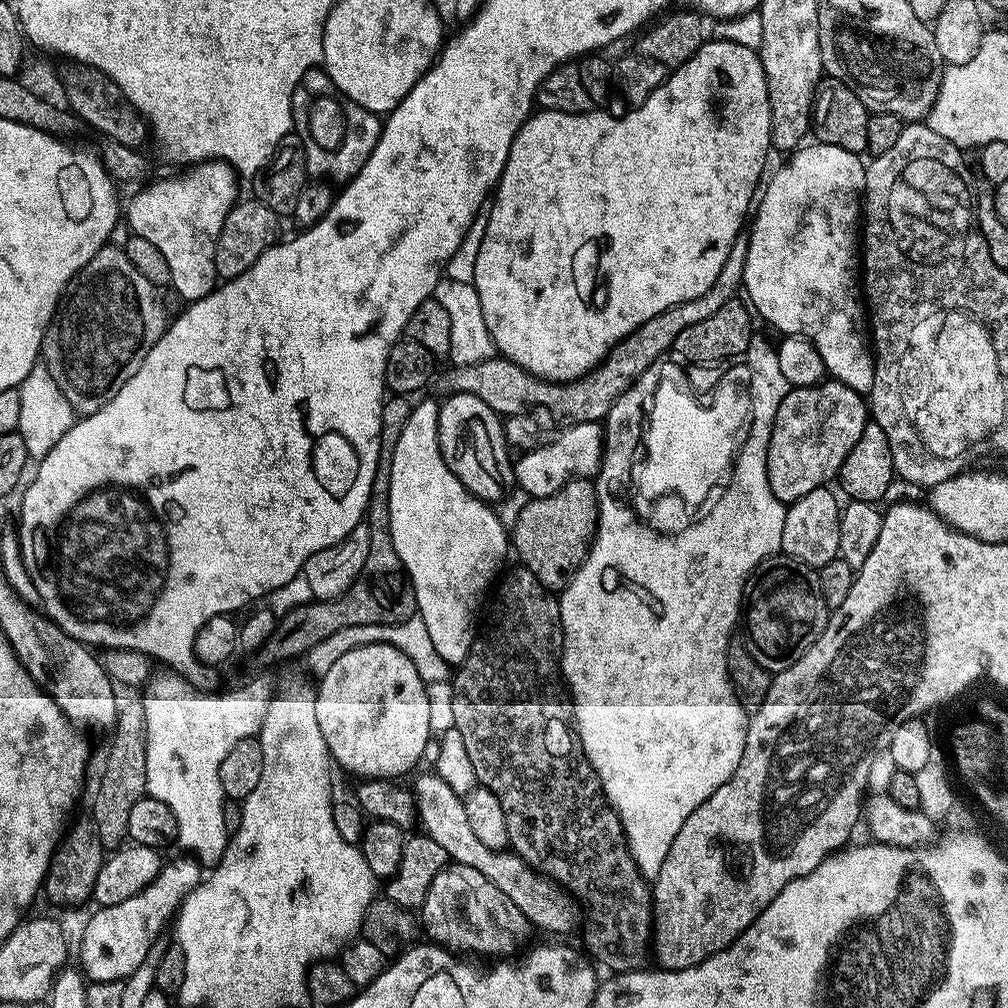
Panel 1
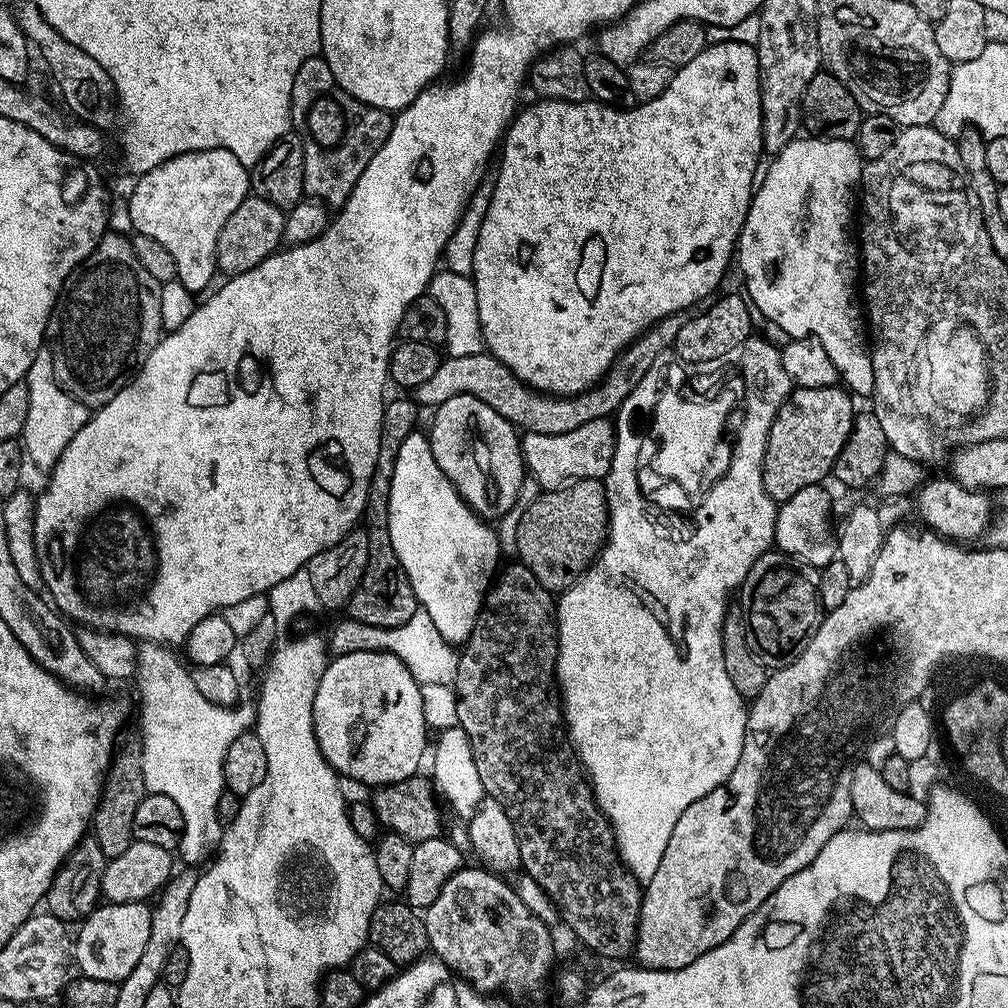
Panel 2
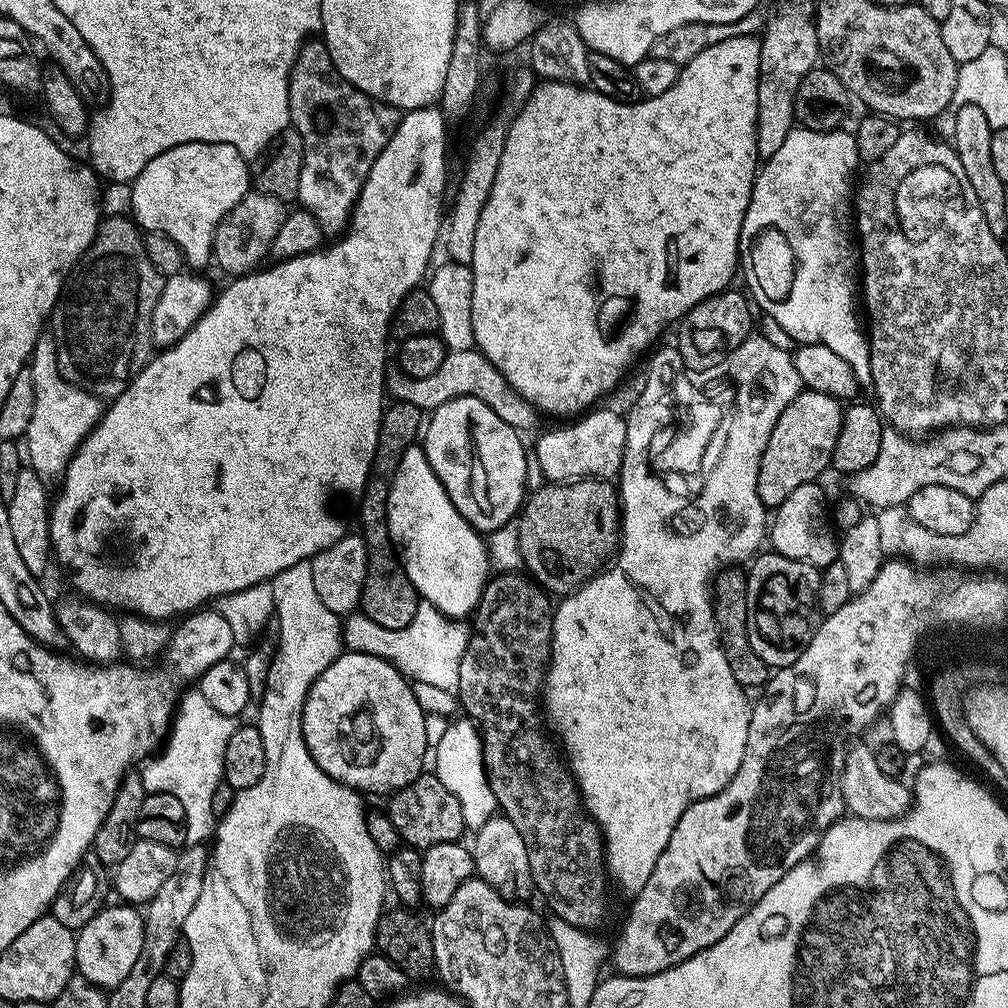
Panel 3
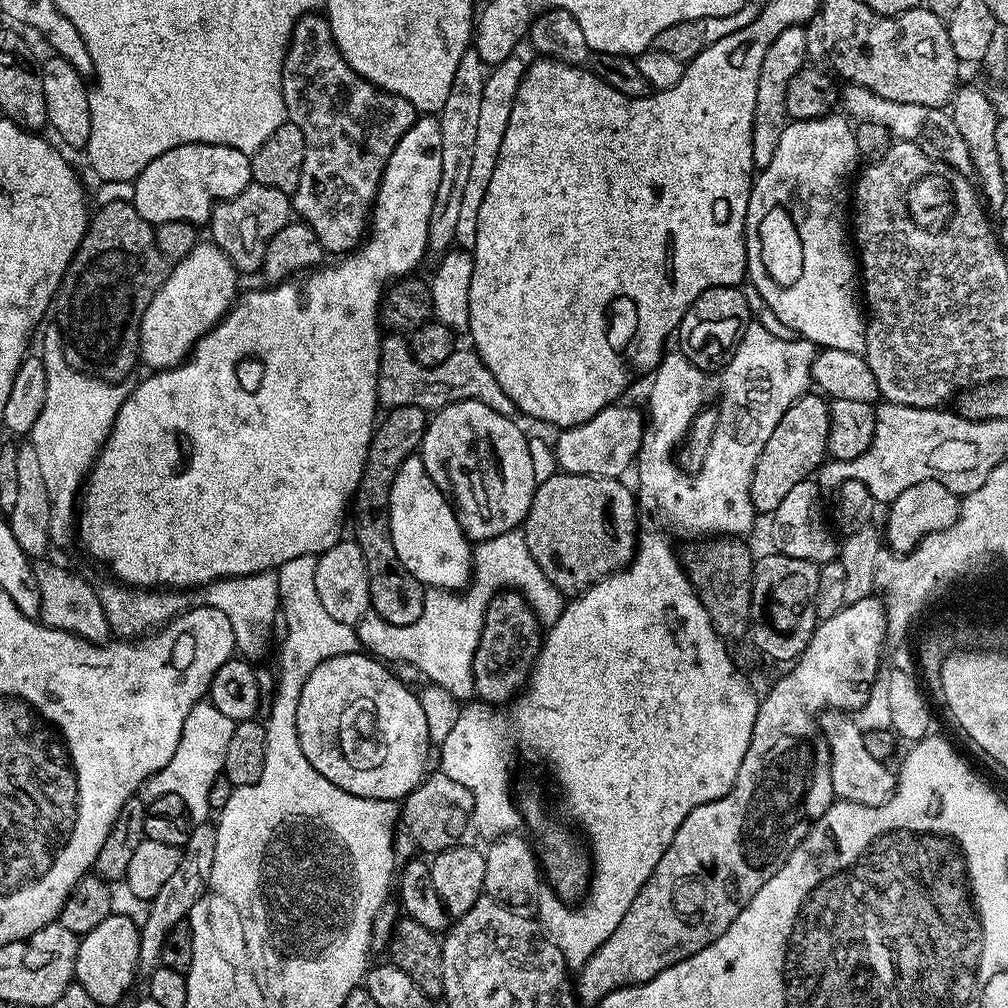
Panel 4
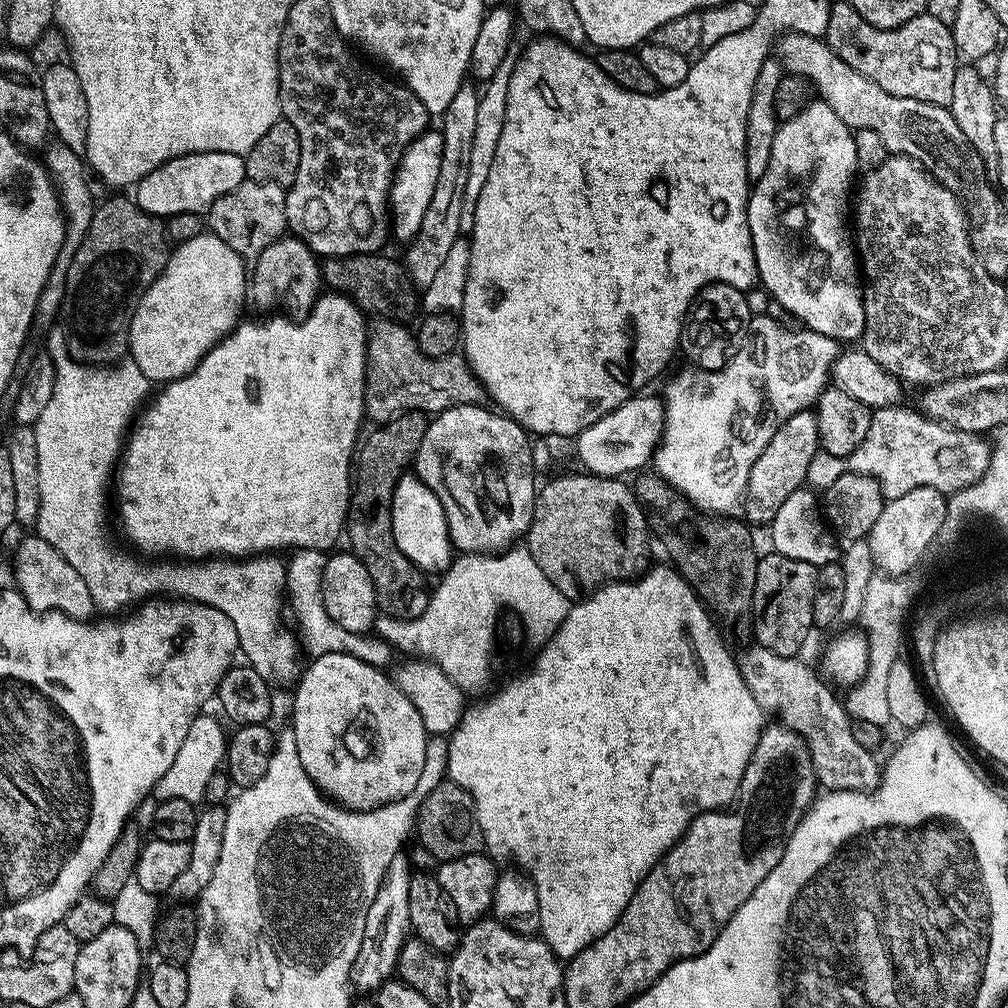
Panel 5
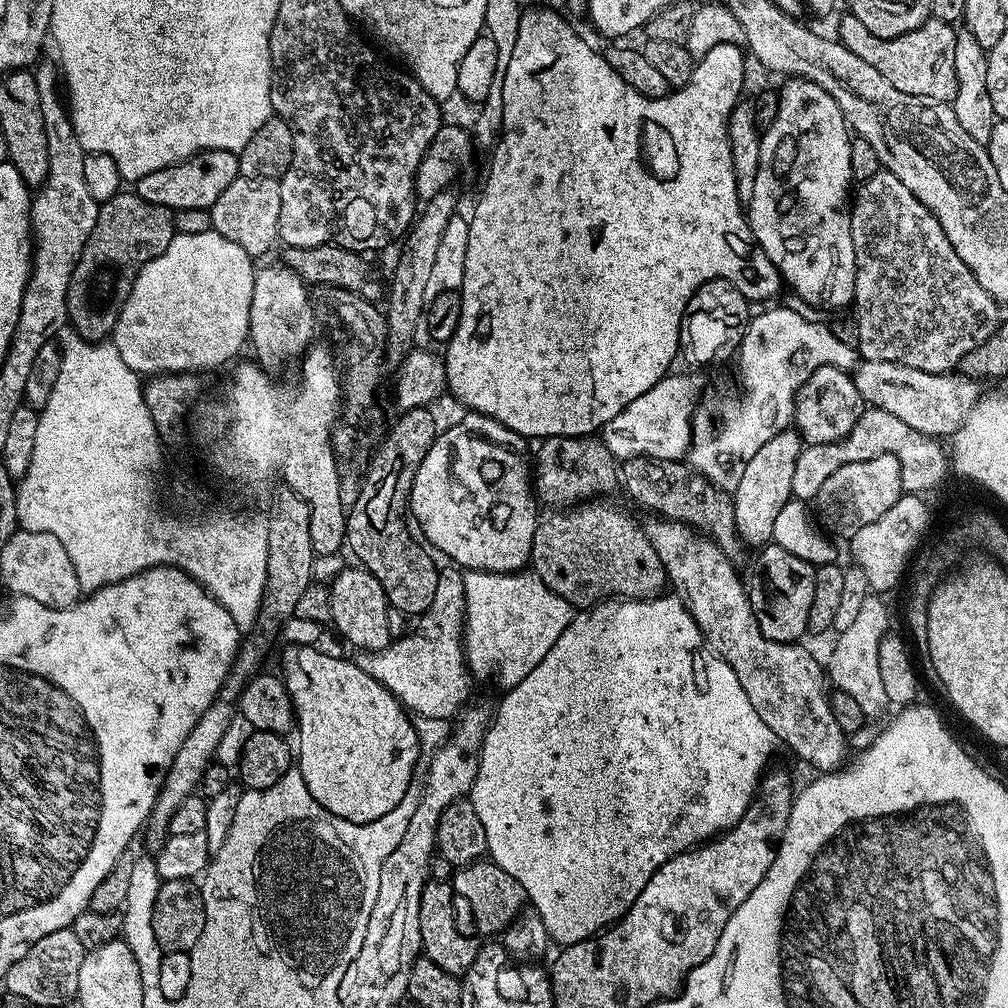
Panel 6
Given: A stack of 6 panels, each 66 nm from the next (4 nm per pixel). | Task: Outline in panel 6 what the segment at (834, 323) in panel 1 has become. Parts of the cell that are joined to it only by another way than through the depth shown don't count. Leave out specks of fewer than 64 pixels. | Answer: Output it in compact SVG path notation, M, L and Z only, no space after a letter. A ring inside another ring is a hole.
M792 78L787 81L785 88L779 89L780 101L778 102L777 116L774 122L763 129L760 138L760 157L758 158L758 178L754 178L754 194L751 204L747 205L746 215L750 225L750 234L756 242L762 246L766 258L774 262L774 266L780 272L780 279L785 285L788 284L796 291L800 300L805 300L812 308L844 308L853 303L856 298L856 259L854 258L854 242L850 222L850 188L853 183L852 171L850 170L850 129L844 122L842 110L838 110L838 102L826 94L820 86L809 80Z

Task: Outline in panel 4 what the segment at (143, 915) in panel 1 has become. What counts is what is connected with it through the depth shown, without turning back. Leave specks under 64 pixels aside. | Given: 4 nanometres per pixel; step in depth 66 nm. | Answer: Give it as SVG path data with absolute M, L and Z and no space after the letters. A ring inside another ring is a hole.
M111 914L95 926L94 930L79 937L76 946L75 983L83 986L97 1006L118 1003L127 994L132 979L138 976L139 949L140 928L129 918Z

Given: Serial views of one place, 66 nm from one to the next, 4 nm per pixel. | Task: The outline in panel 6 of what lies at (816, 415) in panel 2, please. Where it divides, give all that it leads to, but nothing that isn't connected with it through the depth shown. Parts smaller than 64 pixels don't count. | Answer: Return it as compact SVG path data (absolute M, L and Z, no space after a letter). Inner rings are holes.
M789 430L774 434L766 446L746 462L746 471L738 482L736 491L731 493L734 506L734 522L741 540L745 545L763 546L772 540L774 534L774 522L782 511L782 506L787 500L793 499L792 479L794 478L794 466L798 466L798 454L802 447L799 432Z

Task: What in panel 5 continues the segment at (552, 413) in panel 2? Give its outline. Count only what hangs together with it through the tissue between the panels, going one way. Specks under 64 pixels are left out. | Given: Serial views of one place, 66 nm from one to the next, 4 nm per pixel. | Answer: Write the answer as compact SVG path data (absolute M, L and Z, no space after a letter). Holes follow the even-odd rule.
M376 318L368 333L368 371L364 386L364 414L379 426L407 412L439 414L456 404L483 405L486 393L472 374L463 355L453 354L440 360L422 354L416 337L392 318Z

